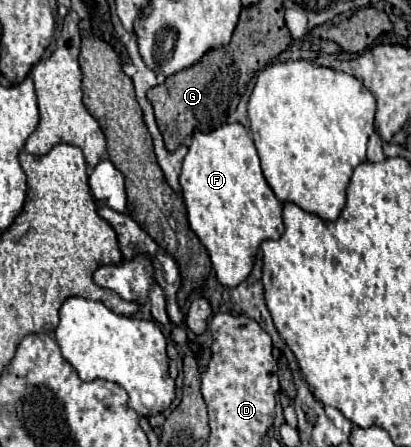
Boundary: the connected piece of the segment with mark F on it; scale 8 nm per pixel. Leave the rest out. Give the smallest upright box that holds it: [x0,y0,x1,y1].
[180,124,284,288]

